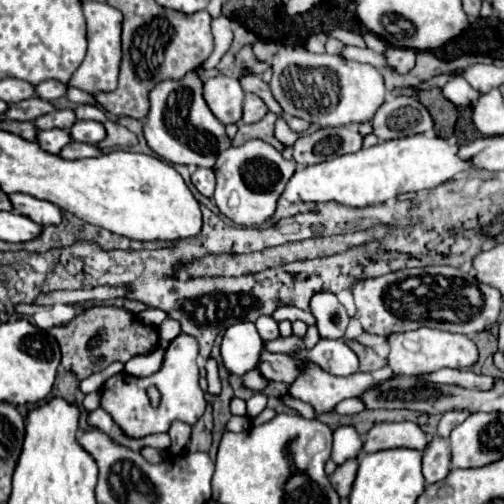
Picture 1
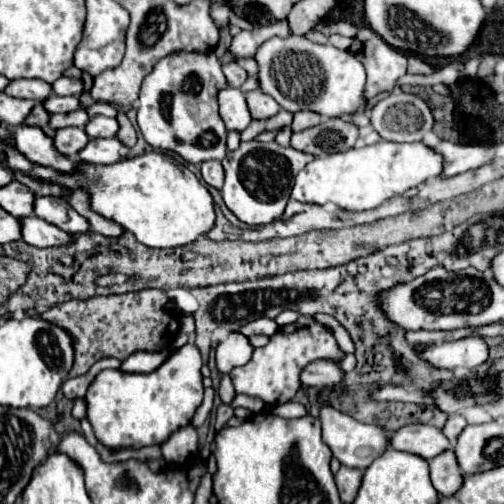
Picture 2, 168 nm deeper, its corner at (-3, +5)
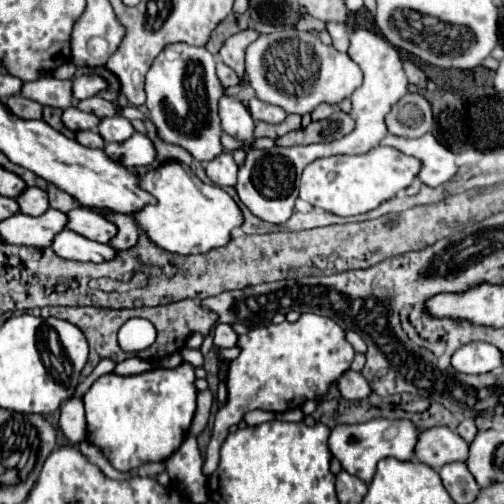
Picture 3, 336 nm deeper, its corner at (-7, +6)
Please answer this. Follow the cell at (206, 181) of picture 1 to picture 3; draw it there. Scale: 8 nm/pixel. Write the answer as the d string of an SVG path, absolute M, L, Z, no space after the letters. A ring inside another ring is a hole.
M229 152L219 154L215 160L207 164L207 178L217 184L217 186L235 186L237 184L237 170L239 166L235 164L233 156Z

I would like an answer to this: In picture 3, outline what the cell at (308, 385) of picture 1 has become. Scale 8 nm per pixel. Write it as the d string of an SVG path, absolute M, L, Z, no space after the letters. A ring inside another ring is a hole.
M369 420L369 422L353 424L353 426L347 426L347 424L335 426L329 436L329 450L341 462L343 470L351 472L353 476L359 476L359 480L369 484L375 476L375 468L379 460L389 456L401 462L413 460L417 438L419 438L419 428L411 420L397 420L397 422Z

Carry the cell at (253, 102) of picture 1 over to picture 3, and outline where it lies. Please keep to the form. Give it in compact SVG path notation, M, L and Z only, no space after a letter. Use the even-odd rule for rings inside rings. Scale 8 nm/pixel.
M255 96L249 100L249 110L251 110L253 120L263 120L263 122L269 122L269 124L279 124L287 116L287 112L283 108L267 104L267 102L261 102Z

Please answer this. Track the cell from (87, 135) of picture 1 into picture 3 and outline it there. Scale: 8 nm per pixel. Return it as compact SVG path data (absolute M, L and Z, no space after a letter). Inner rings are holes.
M123 116L103 118L97 130L99 130L99 134L103 136L105 142L125 142L135 132L135 128L131 126L131 122L127 118L123 118Z

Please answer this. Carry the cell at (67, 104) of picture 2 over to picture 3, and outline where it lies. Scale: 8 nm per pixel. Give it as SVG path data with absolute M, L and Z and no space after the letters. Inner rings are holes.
M93 96L93 98L81 100L81 102L77 104L77 108L83 110L83 112L91 112L91 114L95 114L95 116L99 116L99 118L115 116L115 114L119 114L119 110L121 110L117 104L107 102L107 100L103 100L101 96Z

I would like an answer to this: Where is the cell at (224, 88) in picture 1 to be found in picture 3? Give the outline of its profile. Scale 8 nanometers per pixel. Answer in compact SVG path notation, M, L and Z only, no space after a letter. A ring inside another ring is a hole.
M223 96L219 100L219 118L221 118L221 128L235 140L251 140L253 138L253 128L255 122L251 114L245 110L241 100Z

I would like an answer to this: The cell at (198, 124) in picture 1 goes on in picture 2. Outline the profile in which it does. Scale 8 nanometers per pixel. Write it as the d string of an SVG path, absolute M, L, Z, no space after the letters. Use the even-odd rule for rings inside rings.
M173 53L161 59L143 79L137 123L145 141L163 151L181 155L187 163L223 159L227 129L217 113L215 95L225 85L225 75L215 53Z

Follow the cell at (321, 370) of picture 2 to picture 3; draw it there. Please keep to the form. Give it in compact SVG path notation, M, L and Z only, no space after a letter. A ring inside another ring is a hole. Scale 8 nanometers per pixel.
M347 370L339 378L337 384L339 384L343 398L347 398L347 400L363 400L373 392L371 386L367 384L367 380L359 372L353 372L353 370Z

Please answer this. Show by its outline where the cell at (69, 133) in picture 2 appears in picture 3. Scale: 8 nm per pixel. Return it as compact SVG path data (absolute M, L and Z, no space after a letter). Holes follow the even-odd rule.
M93 130L77 132L77 142L83 144L83 146L89 146L89 148L103 148L105 146L103 138L97 132L93 132Z

